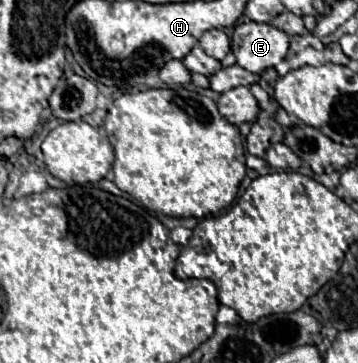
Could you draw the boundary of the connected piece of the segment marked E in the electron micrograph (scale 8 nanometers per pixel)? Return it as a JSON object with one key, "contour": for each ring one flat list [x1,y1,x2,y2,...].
{"contour":[[240,22,232,34,236,64,248,72,264,72,276,66,288,52,290,36,272,24]]}

